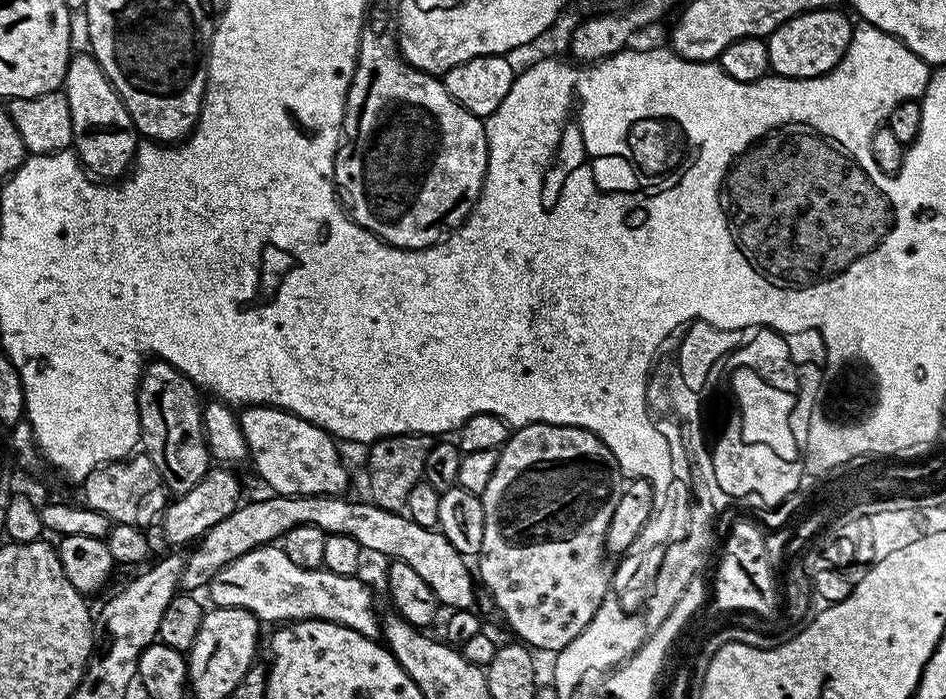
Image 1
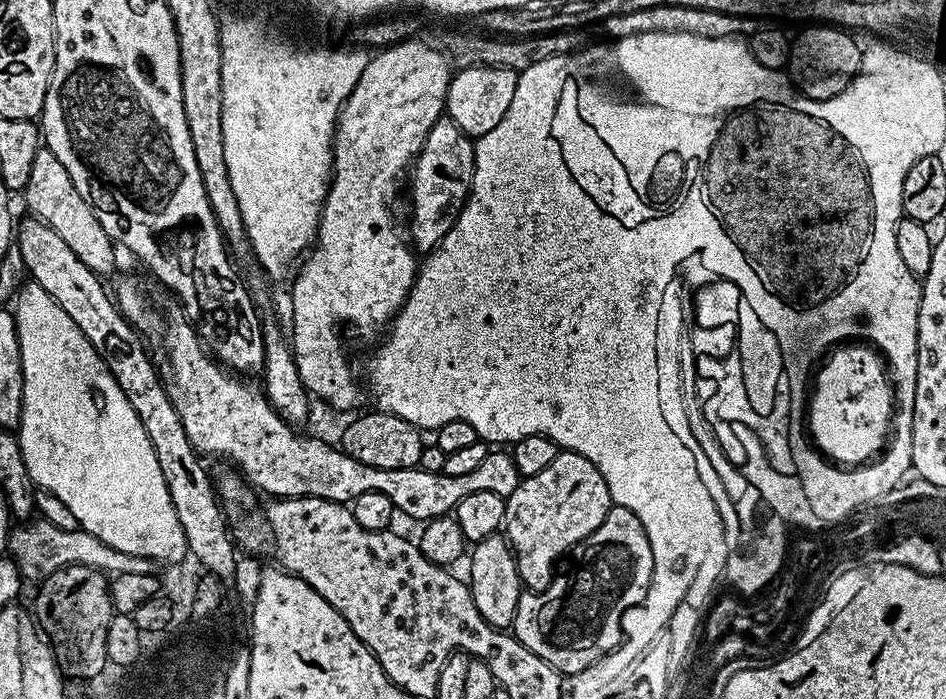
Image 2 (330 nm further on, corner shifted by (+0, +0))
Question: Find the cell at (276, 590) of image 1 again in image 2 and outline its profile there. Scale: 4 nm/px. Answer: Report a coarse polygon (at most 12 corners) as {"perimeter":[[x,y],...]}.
{"perimeter":[[43,518],[8,533],[6,552],[25,581],[75,564],[96,572],[153,574],[81,527]]}

